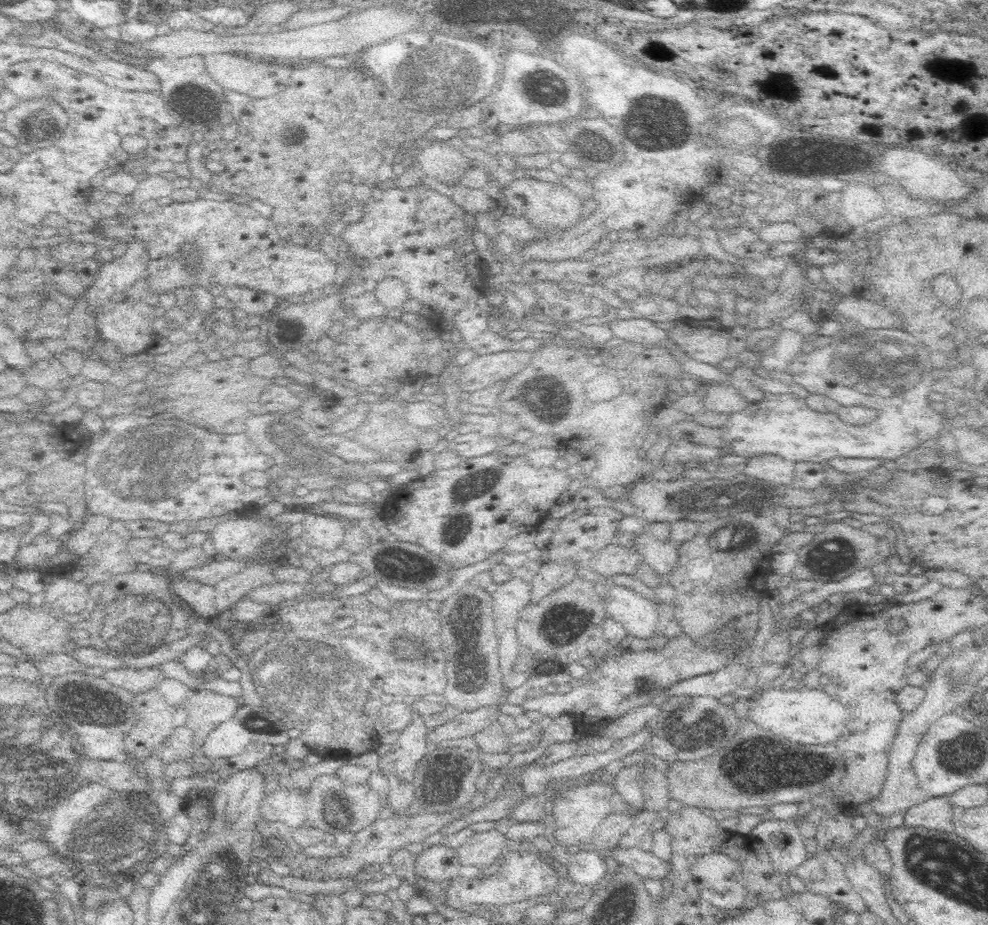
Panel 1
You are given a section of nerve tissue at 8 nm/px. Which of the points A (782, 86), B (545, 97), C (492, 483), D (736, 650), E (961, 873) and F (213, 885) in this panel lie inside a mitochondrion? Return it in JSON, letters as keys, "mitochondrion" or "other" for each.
{"A":"mitochondrion","B":"mitochondrion","C":"mitochondrion","D":"other","E":"mitochondrion","F":"mitochondrion"}

